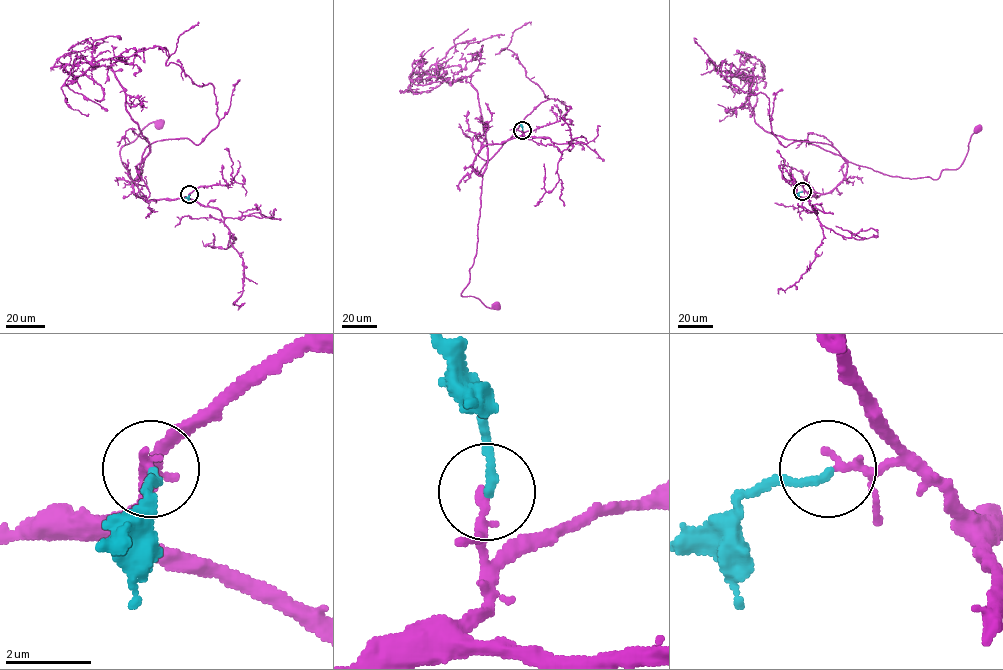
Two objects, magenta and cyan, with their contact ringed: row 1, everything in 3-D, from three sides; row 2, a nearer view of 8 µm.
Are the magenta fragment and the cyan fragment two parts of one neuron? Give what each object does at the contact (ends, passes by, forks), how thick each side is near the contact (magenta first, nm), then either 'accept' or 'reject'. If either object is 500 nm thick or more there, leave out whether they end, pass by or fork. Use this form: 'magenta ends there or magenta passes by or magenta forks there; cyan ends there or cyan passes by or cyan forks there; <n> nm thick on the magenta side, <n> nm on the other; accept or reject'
magenta passes by; cyan ends there; 160 nm thick on the magenta side, 200 nm on the other; accept

